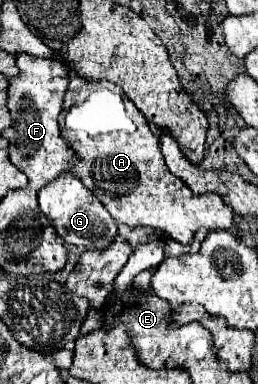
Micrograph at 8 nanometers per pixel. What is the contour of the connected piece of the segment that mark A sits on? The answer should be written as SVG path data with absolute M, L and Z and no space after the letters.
M123 101L123 119L119 119L119 129L95 129L95 143L93 143L93 129L85 141L71 137L73 133L65 129L61 117L61 133L69 141L71 149L77 151L81 161L71 167L71 173L81 179L81 183L95 191L99 201L105 209L115 217L117 223L125 223L129 227L151 227L161 231L165 237L191 243L199 227L215 229L231 229L233 225L233 209L225 205L221 195L205 193L195 195L179 177L175 177L161 155L159 135L153 133L149 121L143 113L133 107L133 103Z

